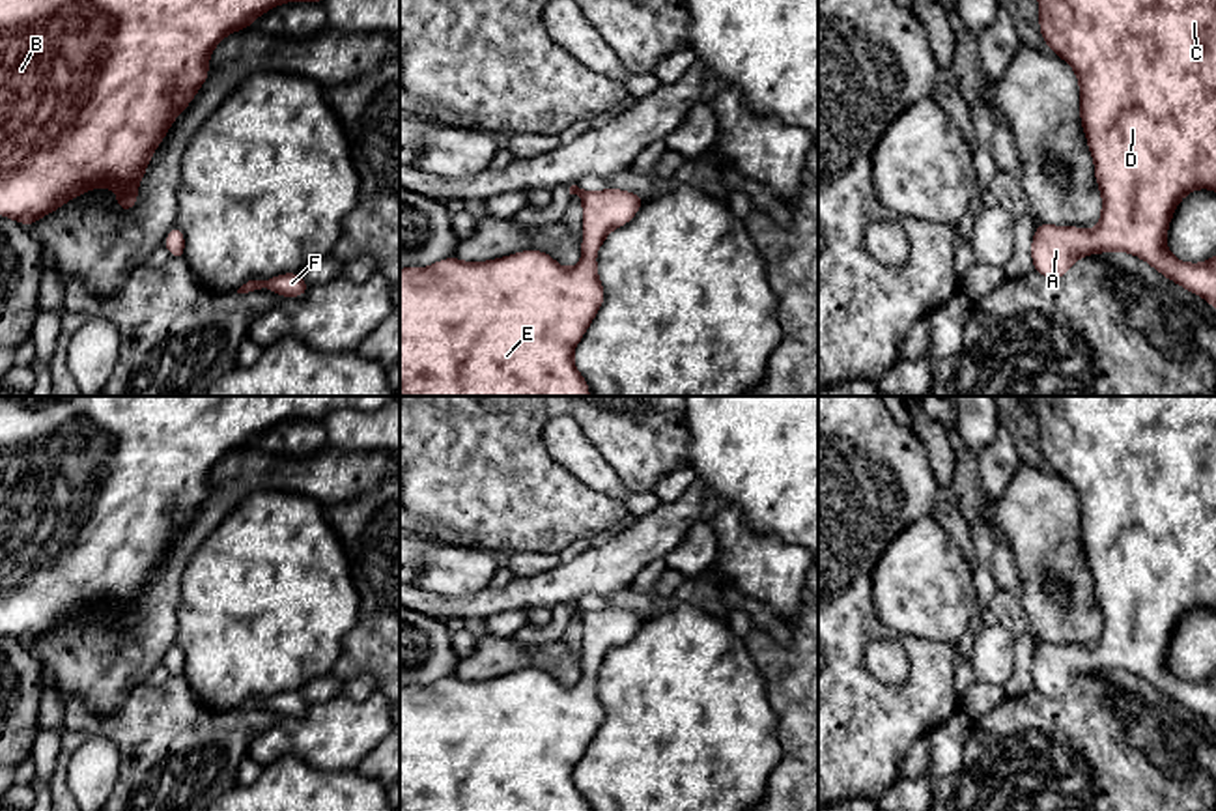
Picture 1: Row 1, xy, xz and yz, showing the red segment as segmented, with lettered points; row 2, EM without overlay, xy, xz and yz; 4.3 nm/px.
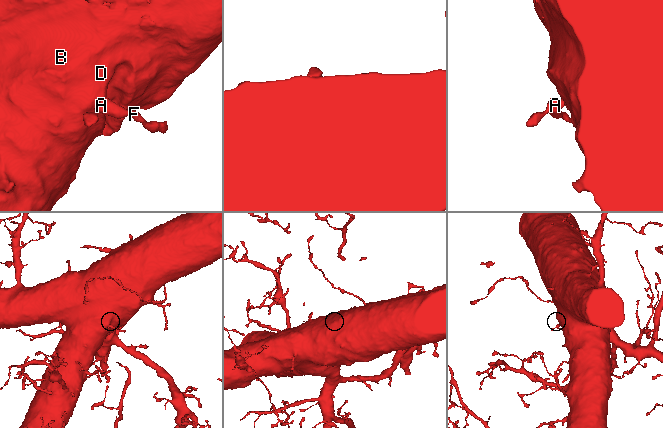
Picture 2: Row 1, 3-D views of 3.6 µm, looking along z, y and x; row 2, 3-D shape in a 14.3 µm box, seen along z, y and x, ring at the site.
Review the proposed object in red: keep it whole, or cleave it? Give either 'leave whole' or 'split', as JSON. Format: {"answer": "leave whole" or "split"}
{"answer": "leave whole"}

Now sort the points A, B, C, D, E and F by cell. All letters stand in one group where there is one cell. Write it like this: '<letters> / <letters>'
A B C D E F

